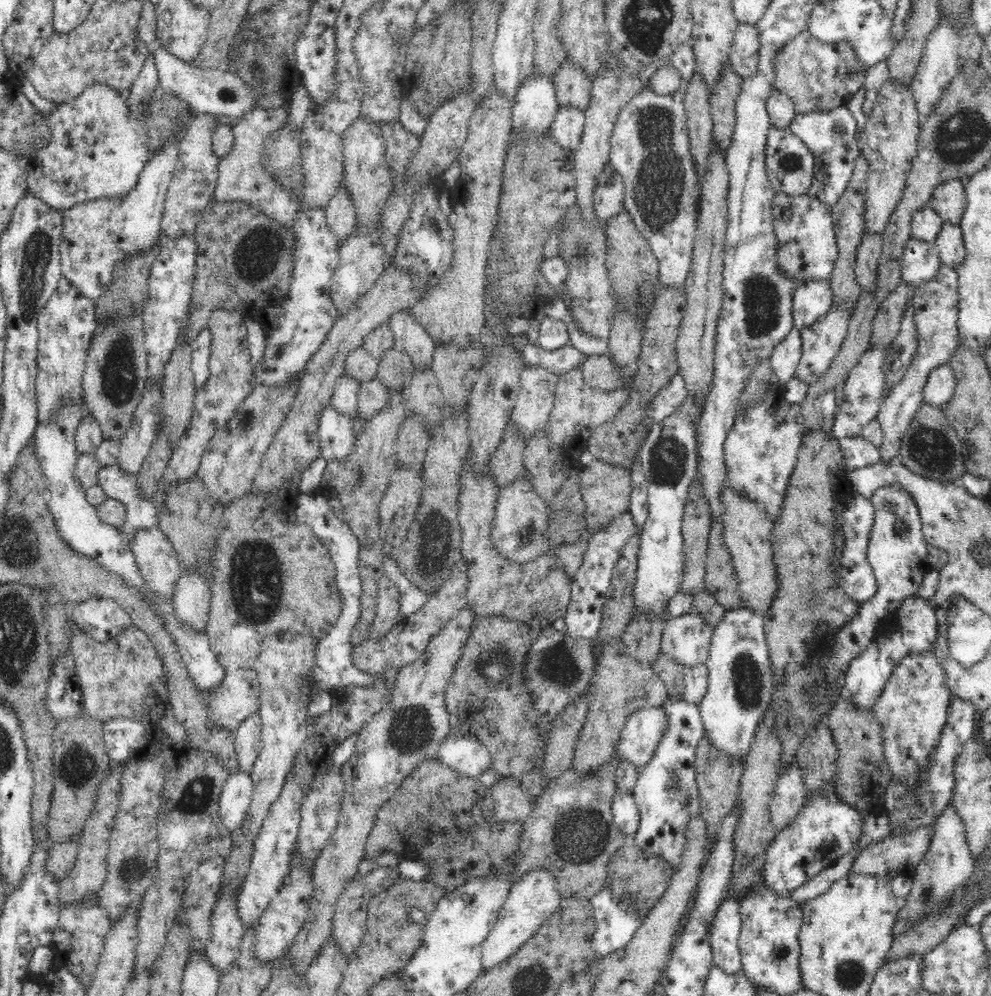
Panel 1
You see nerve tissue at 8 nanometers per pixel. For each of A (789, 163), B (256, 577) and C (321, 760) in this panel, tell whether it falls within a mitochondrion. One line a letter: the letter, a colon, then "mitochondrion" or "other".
A: mitochondrion
B: mitochondrion
C: other

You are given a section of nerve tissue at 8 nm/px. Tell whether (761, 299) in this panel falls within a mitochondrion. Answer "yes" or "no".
yes

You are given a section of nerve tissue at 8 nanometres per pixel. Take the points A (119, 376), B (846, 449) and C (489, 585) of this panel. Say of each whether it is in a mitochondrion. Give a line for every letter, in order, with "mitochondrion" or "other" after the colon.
A: mitochondrion
B: other
C: other

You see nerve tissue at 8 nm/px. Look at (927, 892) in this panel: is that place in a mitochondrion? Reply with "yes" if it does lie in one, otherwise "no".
yes

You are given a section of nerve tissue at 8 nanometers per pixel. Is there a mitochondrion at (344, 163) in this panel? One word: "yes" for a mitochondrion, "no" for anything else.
no

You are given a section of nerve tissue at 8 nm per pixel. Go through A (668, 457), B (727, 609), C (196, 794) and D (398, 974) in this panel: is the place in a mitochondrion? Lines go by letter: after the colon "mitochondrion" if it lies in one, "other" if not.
A: mitochondrion
B: other
C: mitochondrion
D: other

